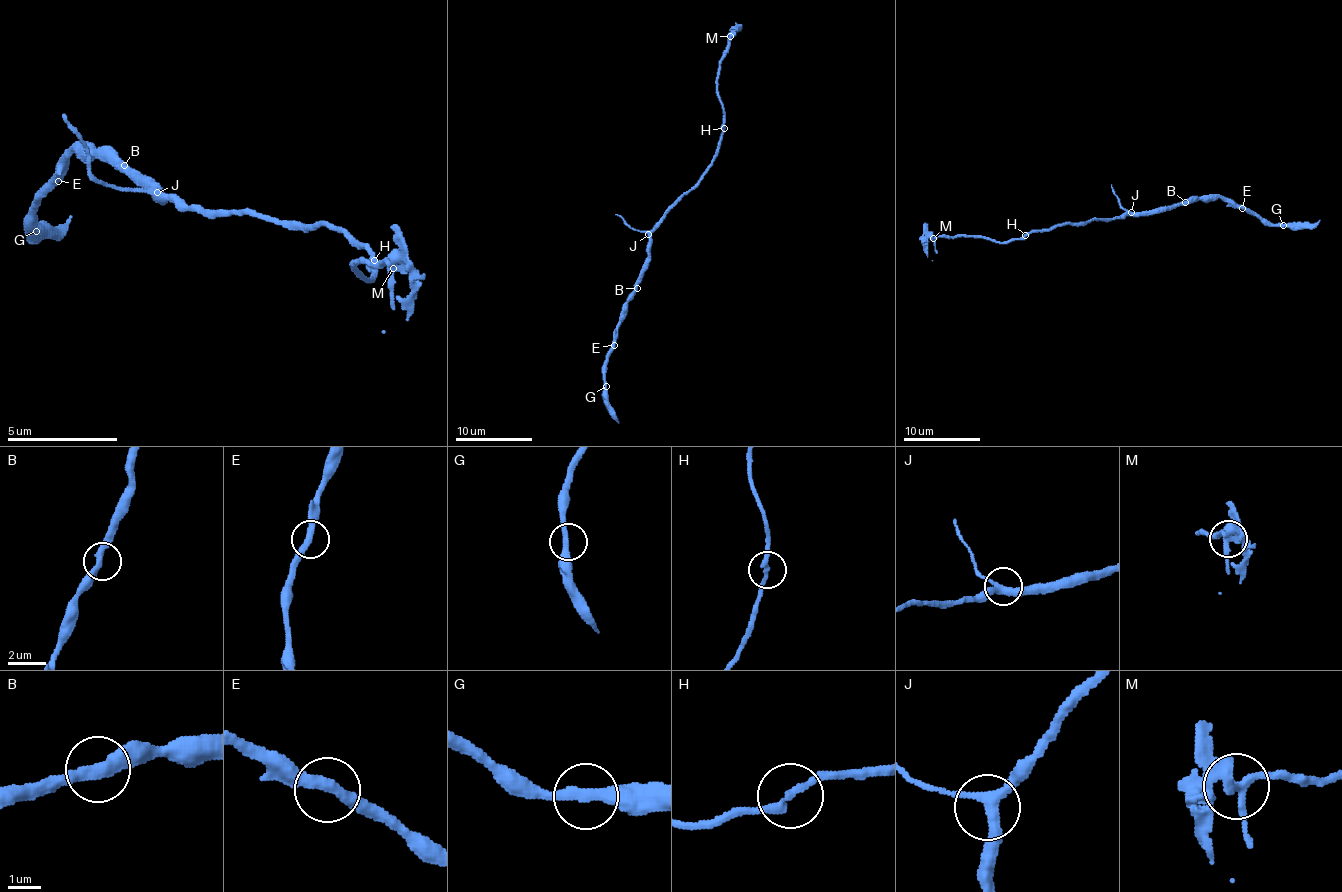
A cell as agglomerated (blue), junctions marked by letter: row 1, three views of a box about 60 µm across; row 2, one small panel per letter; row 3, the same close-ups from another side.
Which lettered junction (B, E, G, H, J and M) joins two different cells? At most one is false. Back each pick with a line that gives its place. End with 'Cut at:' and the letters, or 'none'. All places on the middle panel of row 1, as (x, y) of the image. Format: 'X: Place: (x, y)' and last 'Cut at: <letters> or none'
M: Place: (730, 36)
Cut at: M

